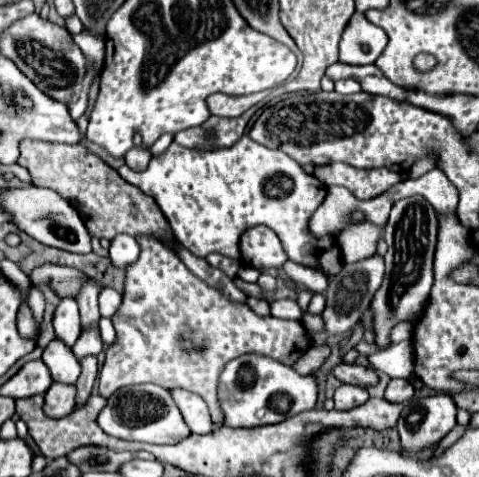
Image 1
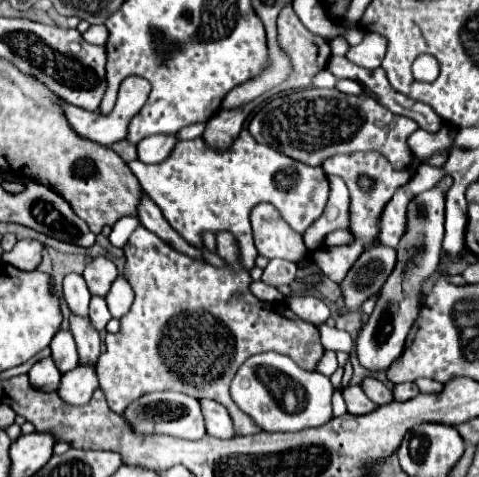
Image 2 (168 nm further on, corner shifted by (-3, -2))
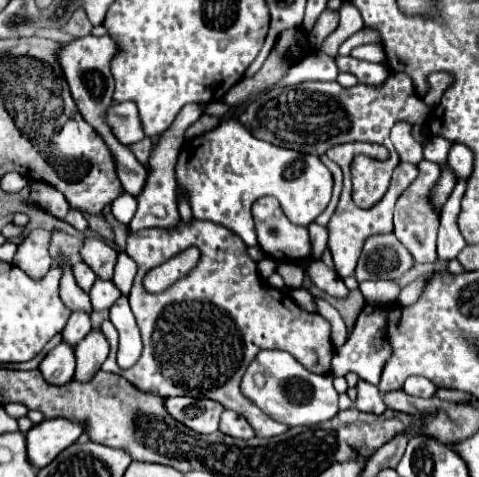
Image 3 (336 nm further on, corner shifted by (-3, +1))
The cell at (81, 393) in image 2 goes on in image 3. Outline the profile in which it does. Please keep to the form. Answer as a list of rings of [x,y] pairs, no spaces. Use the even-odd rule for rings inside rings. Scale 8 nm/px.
[[[93,328],[77,346],[77,370],[75,370],[75,378],[79,382],[83,380],[91,380],[93,372],[97,372],[101,368],[101,364],[105,362],[107,354],[109,354],[109,342],[105,338],[105,334],[101,332],[101,328]]]

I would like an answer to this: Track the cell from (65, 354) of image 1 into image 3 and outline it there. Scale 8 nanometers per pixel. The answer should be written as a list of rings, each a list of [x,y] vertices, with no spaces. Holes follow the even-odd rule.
[[[77,310],[77,312],[71,314],[71,318],[69,318],[69,322],[67,322],[65,330],[63,330],[63,338],[65,338],[65,342],[69,340],[71,346],[75,346],[81,340],[81,336],[85,336],[89,330],[91,330],[91,316],[89,316],[89,312]]]

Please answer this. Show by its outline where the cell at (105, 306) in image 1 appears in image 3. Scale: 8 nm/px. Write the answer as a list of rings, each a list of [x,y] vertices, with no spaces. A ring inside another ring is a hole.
[[[119,252],[117,264],[115,264],[115,276],[113,276],[113,282],[117,284],[117,288],[121,290],[121,294],[125,294],[125,296],[129,294],[135,274],[137,274],[137,264],[135,264],[135,260],[129,258],[127,252]]]

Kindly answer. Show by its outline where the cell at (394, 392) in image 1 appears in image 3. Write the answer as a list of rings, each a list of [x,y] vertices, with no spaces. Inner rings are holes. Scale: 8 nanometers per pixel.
[[[411,376],[405,380],[405,386],[403,390],[409,394],[409,396],[421,396],[421,398],[431,398],[435,396],[437,392],[437,386],[429,380],[425,380],[423,376]]]

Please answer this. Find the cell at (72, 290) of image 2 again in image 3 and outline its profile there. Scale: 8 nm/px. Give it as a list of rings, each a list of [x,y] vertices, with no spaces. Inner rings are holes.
[[[77,262],[77,264],[73,264],[73,274],[75,274],[75,280],[77,280],[77,284],[85,290],[85,292],[89,292],[89,288],[93,286],[93,282],[95,282],[95,272],[85,264],[85,262]]]

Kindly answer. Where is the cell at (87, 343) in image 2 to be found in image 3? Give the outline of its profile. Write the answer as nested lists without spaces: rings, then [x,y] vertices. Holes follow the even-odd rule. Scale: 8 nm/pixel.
[[[63,258],[61,262],[61,270],[63,270],[63,276],[61,276],[61,300],[65,302],[67,308],[71,310],[87,310],[91,312],[91,302],[89,302],[89,294],[85,294],[85,290],[81,290],[75,282],[75,276],[71,272],[71,266],[69,262]]]

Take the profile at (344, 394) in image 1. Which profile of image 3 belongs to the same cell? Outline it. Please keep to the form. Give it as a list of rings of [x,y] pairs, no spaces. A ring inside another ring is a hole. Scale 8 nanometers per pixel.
[[[359,380],[357,384],[357,400],[355,400],[355,408],[361,412],[371,412],[371,414],[383,414],[385,412],[385,402],[383,402],[383,394],[377,386]]]

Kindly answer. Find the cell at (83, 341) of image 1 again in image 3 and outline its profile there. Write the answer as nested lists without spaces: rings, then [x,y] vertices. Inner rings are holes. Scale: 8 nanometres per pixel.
[[[97,278],[89,290],[89,296],[91,296],[93,310],[105,310],[115,304],[115,300],[121,296],[121,292],[117,292],[117,286],[113,284],[113,280]]]

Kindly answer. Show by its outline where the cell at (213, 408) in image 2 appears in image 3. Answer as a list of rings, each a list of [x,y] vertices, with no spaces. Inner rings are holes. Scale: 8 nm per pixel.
[[[225,410],[225,412],[221,414],[219,430],[221,430],[221,432],[225,432],[227,436],[241,438],[241,440],[249,440],[249,438],[253,438],[253,436],[255,436],[255,432],[253,432],[251,424],[249,424],[243,416],[239,416],[237,412],[233,412],[233,410]]]

